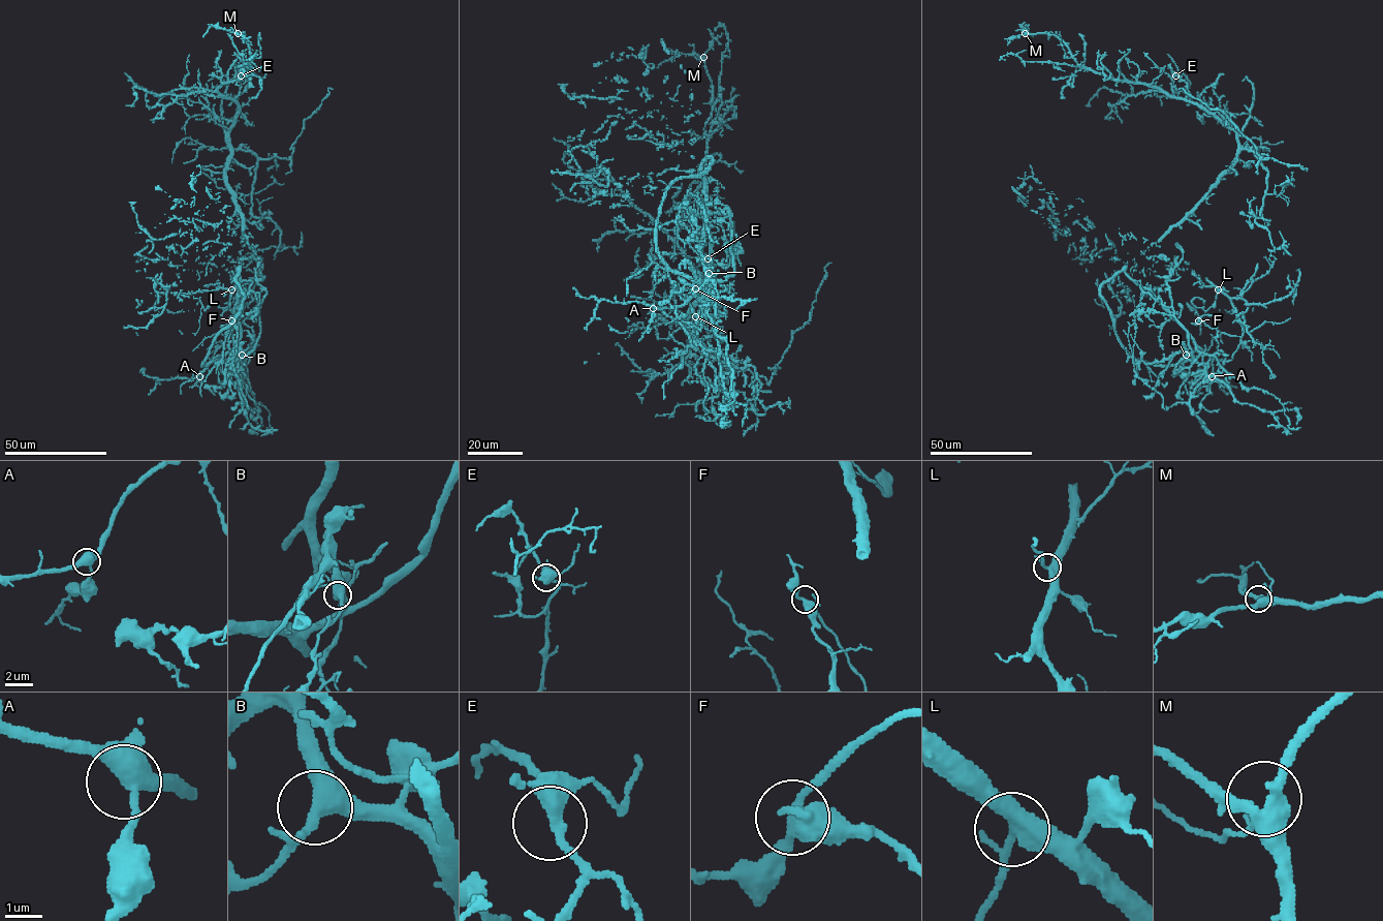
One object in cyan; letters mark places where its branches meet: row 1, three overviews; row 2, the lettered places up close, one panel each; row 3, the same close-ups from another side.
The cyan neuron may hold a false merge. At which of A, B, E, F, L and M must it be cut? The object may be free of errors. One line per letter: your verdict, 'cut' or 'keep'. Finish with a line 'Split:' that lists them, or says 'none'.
A: keep
B: keep
E: keep
F: keep
L: keep
M: keep
Split: none

